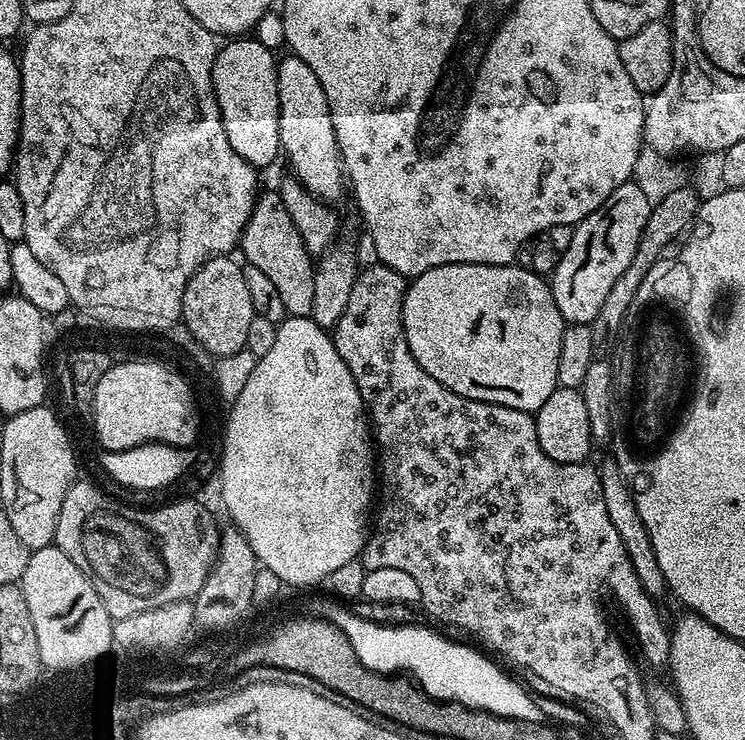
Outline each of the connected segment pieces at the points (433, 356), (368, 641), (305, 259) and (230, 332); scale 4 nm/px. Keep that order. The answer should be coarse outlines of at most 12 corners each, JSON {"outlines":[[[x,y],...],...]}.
{"outlines":[[[447,264],[404,289],[442,386],[535,414],[566,322],[549,281]],[[320,608],[372,668],[512,718],[545,712],[483,651]],[[261,191],[239,251],[288,316],[311,316],[314,257],[279,191]],[[212,256],[182,323],[209,357],[245,351],[256,315],[244,268]]]}

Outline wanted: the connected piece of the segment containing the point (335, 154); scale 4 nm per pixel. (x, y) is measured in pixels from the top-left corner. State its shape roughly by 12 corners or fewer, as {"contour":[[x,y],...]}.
{"contour":[[302,58],[276,66],[291,175],[320,200],[346,196],[326,90]]}

